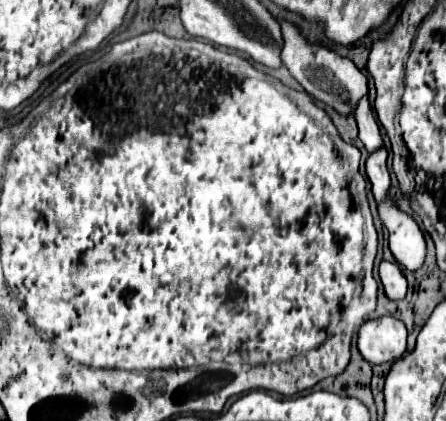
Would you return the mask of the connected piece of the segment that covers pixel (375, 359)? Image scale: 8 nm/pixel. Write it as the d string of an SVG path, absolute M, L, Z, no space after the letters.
M392 316L366 320L358 330L356 344L370 364L394 362L406 352L406 326Z

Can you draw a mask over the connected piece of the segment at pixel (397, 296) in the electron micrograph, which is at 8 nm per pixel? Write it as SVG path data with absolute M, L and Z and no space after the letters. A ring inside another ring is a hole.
M380 262L380 280L384 284L384 292L390 300L402 300L406 296L406 278L402 268L394 262Z

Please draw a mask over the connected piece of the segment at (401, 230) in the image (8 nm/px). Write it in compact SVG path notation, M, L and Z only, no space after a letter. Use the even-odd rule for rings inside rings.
M390 196L378 204L378 214L388 230L388 244L398 264L412 272L418 270L426 256L426 242L414 218L402 212Z

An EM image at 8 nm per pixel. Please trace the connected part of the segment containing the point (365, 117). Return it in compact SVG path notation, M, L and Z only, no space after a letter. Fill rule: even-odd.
M368 96L360 98L360 102L356 104L356 110L354 110L354 118L356 118L356 124L358 124L358 130L360 130L360 140L362 144L366 146L366 150L376 150L382 144L382 136L380 136L380 128L378 128L378 122L372 114L372 108L370 108L370 102L368 102Z

